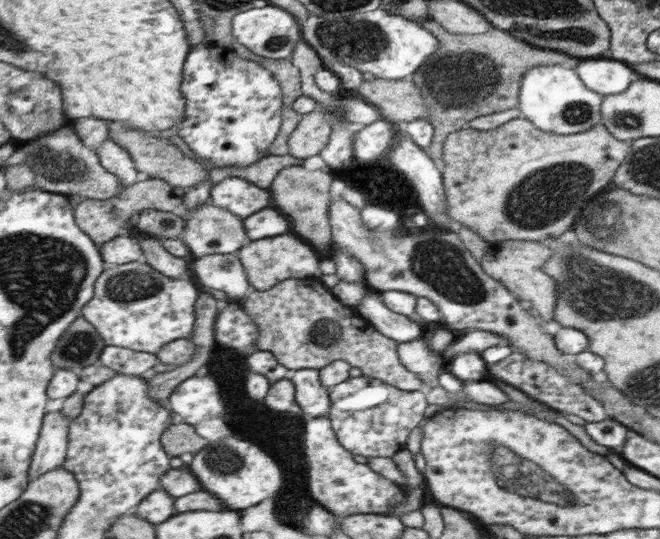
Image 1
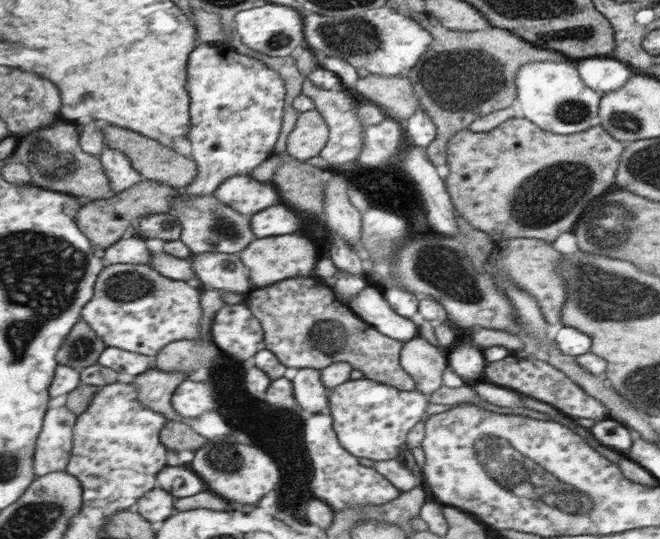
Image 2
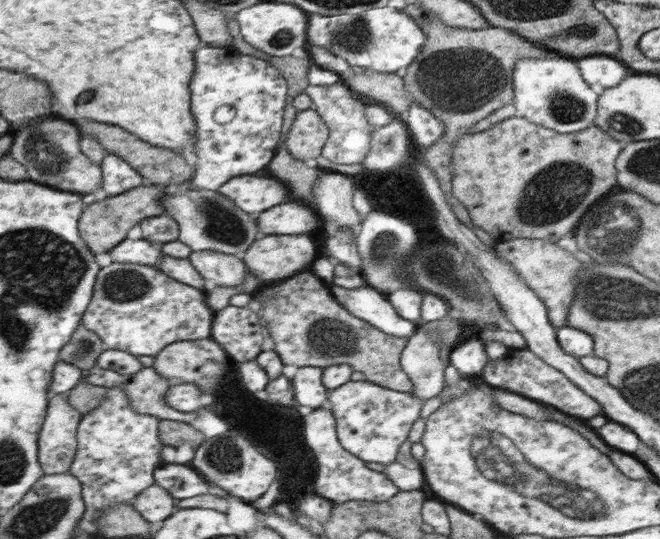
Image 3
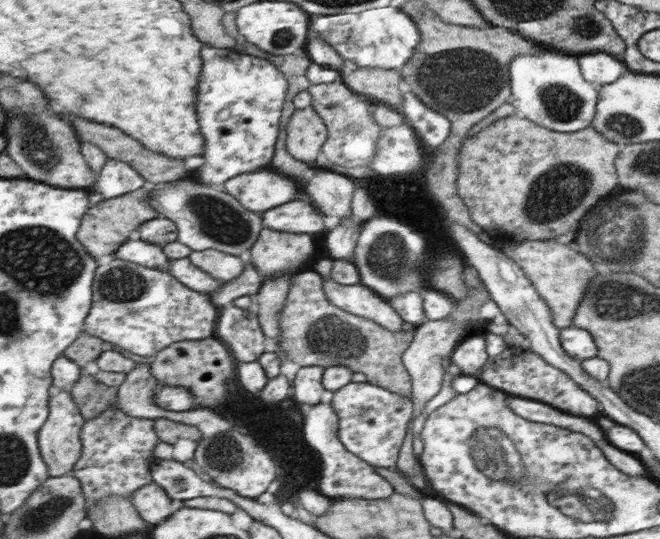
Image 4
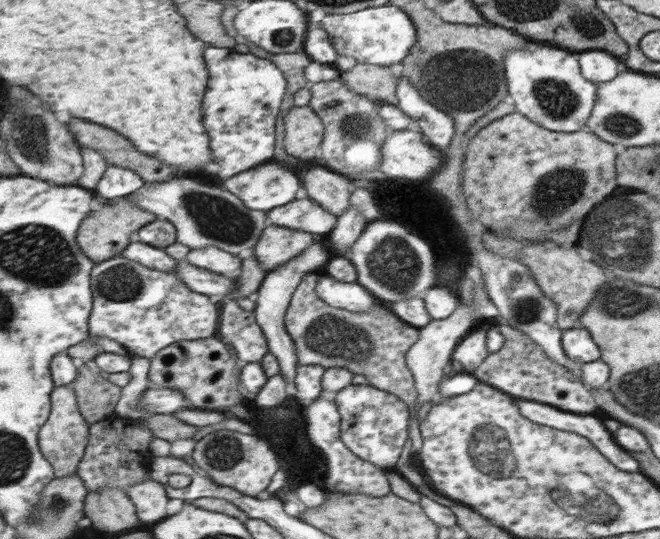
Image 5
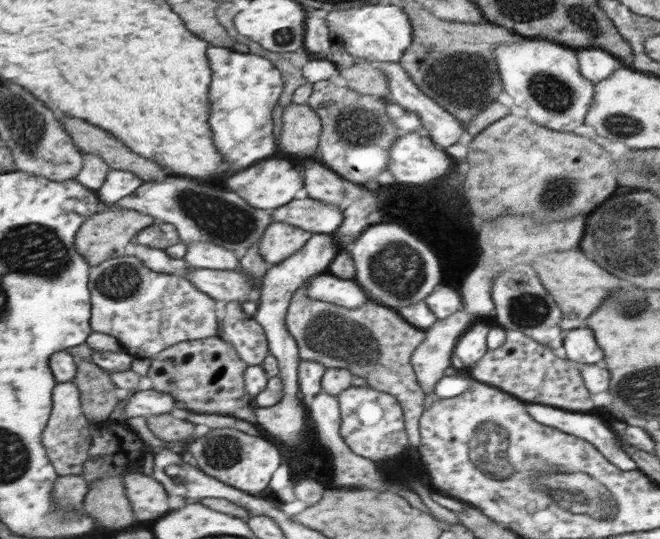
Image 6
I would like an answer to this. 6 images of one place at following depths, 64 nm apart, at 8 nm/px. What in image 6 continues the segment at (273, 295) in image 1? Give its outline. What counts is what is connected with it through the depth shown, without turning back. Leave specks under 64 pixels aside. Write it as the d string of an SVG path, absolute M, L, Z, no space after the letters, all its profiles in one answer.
M312 277L293 294L285 317L285 326L296 339L301 360L320 362L326 368L348 369L353 375L366 377L378 391L396 397L404 411L409 446L418 449L422 443L419 428L422 414L426 410L426 394L420 388L411 358L416 347L424 342L426 332L404 321L397 310L378 306L372 300L350 310L312 299L306 292L308 282L312 282Z

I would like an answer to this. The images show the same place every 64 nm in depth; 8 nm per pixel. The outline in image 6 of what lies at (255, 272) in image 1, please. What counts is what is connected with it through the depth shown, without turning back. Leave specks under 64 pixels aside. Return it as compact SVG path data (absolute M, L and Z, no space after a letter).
M274 222L266 228L262 240L258 242L260 257L270 266L290 259L304 248L313 232L306 232L296 226Z

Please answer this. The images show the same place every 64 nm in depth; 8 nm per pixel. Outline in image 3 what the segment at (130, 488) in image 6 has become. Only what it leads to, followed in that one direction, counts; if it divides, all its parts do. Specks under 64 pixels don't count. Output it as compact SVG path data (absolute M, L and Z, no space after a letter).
M160 486L140 492L132 505L148 522L166 520L174 512L174 498Z

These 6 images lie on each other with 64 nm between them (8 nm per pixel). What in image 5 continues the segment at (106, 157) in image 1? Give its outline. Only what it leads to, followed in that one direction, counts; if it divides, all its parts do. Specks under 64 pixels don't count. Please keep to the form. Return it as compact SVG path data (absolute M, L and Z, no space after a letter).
M110 164L106 175L97 186L96 193L113 202L137 192L146 183L129 168Z

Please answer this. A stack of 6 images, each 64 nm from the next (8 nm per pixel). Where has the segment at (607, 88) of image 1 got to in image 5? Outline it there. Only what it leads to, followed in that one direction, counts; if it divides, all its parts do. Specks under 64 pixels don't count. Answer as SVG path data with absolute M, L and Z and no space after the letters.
M602 50L580 51L579 64L583 76L593 83L608 82L626 70L621 58Z

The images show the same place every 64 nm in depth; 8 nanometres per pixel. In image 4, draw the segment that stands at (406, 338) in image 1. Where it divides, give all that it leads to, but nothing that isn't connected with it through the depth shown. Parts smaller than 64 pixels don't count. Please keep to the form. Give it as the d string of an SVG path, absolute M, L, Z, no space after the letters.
M328 278L324 280L324 292L328 292L326 294L328 300L336 307L363 317L369 322L380 324L381 328L386 328L388 331L415 331L414 325L400 319L388 300L362 283L344 286Z

